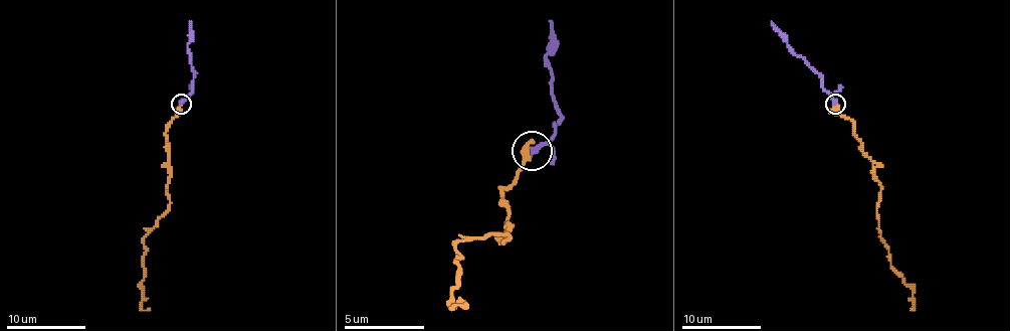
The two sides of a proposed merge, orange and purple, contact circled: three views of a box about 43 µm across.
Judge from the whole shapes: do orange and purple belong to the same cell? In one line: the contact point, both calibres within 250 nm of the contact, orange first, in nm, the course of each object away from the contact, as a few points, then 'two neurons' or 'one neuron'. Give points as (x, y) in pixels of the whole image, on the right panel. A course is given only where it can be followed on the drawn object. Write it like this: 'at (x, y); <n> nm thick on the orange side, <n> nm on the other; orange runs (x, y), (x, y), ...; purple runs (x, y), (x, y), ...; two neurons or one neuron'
at (835, 104); 280 nm thick on the orange side, 320 nm on the other; orange runs (835, 103), (872, 163), (890, 266), (913, 290), (915, 308); purple runs (835, 103), (819, 74), (771, 21); one neuron

